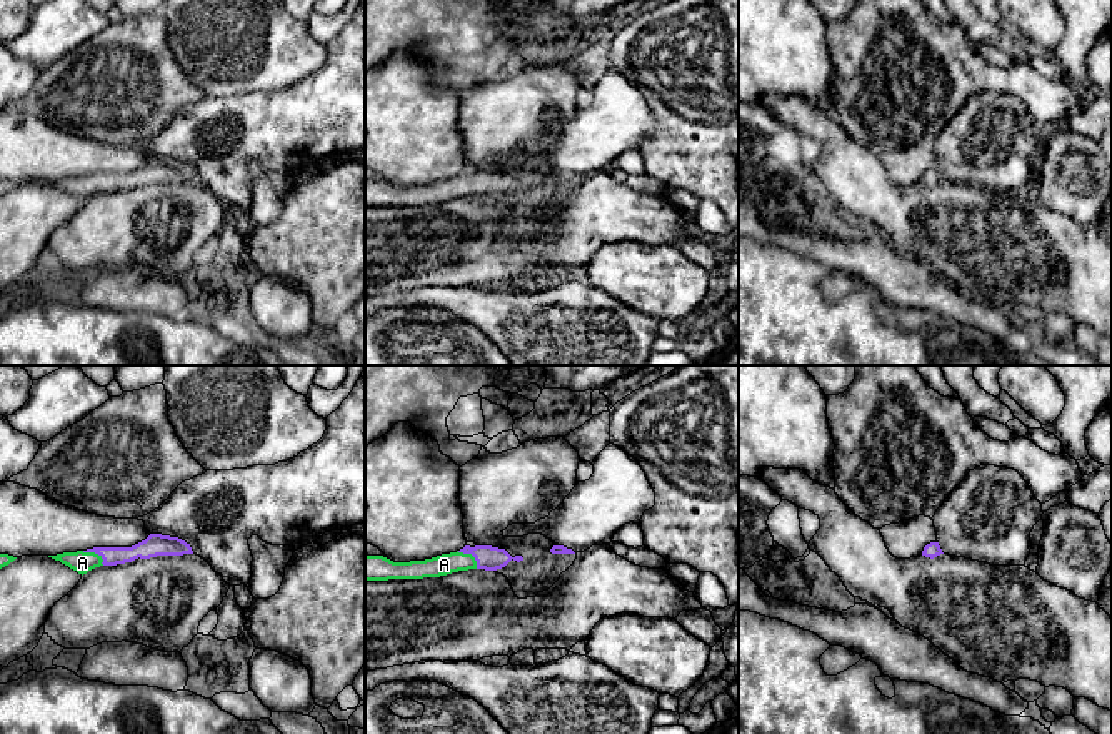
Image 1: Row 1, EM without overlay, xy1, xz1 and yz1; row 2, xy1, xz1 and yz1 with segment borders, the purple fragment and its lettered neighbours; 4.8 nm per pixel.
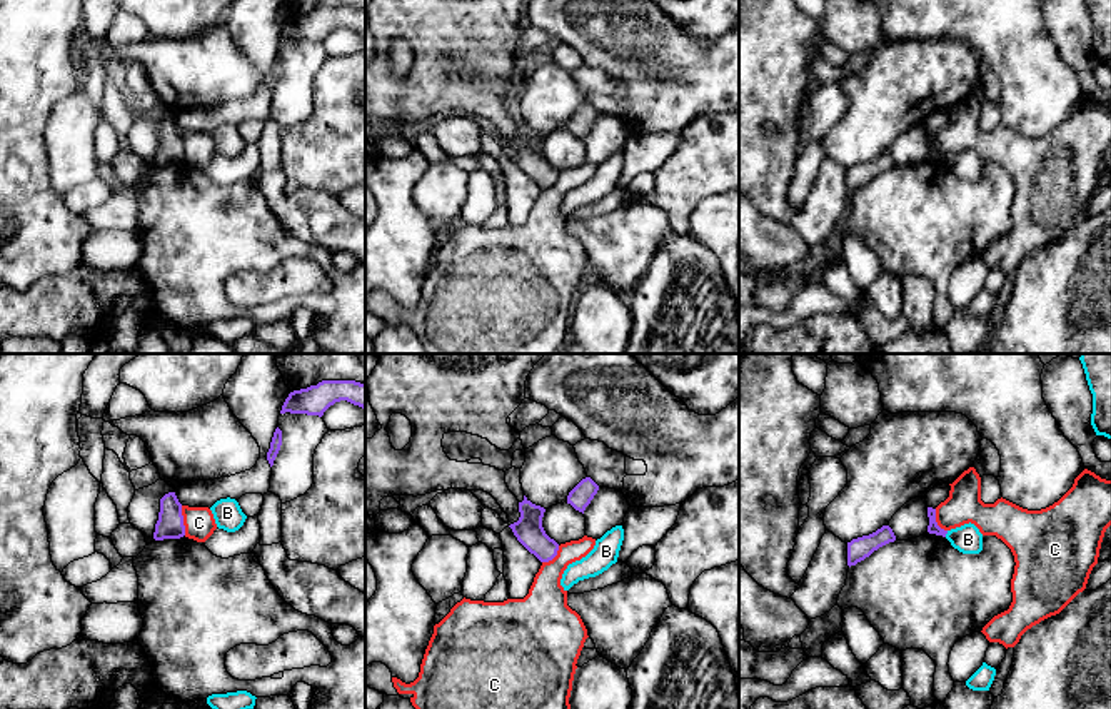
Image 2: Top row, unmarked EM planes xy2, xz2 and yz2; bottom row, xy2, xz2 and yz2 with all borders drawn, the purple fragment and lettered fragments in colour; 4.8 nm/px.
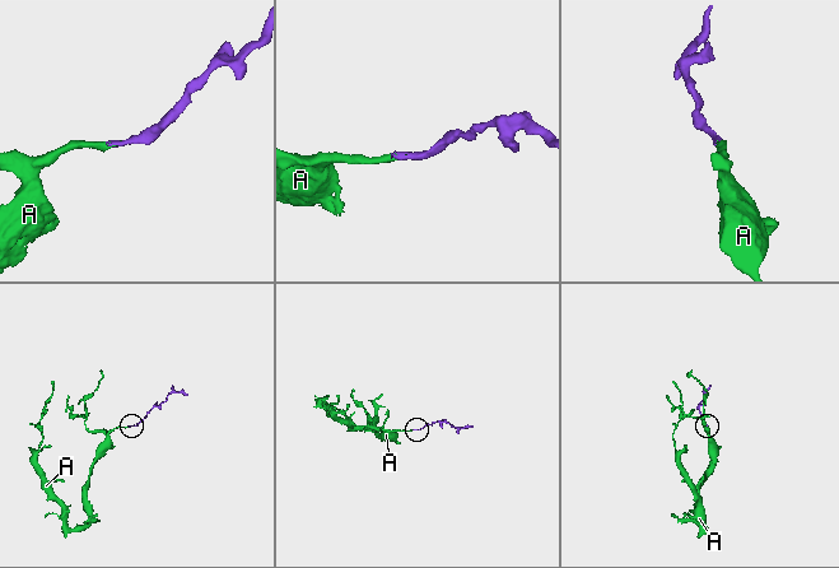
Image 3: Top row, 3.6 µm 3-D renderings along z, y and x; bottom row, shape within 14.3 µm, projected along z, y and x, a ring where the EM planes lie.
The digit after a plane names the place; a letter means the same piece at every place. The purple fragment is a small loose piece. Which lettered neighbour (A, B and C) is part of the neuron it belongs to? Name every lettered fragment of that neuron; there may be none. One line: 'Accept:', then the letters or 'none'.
Accept: A

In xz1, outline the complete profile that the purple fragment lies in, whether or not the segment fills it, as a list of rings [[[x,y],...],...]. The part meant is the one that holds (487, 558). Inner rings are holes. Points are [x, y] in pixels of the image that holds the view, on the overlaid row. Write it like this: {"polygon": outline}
{"polygon": [[[465,545],[457,552],[410,562],[393,562],[383,556],[365,556],[365,581],[440,577],[468,569],[497,571],[512,559],[523,561],[522,556],[512,557],[505,549],[492,545]]]}

